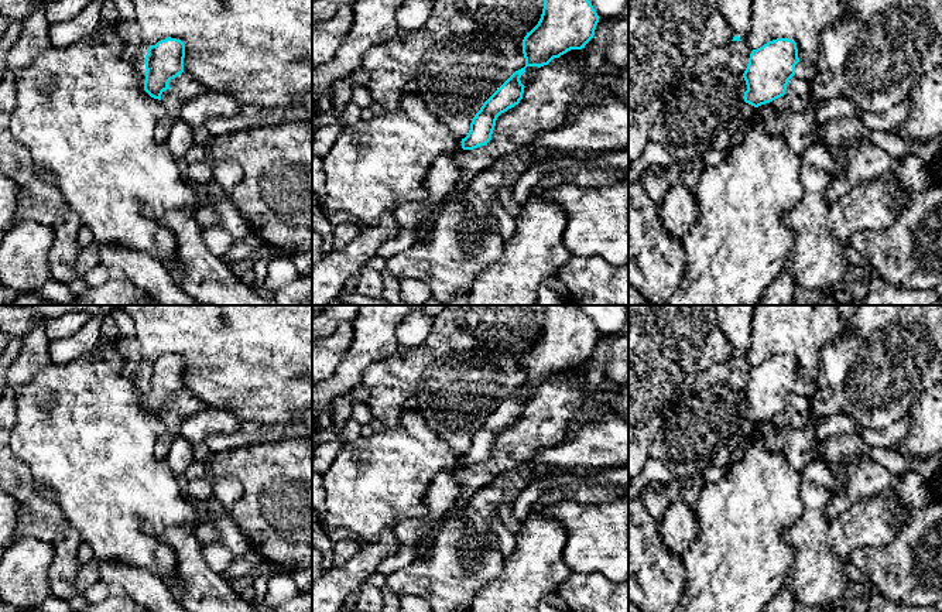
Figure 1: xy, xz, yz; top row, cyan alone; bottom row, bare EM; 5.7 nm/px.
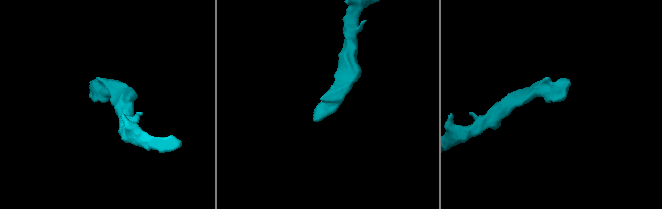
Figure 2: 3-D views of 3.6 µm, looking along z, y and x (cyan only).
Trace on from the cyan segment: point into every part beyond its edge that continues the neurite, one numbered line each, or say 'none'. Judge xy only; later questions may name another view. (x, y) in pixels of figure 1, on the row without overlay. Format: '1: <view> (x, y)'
none

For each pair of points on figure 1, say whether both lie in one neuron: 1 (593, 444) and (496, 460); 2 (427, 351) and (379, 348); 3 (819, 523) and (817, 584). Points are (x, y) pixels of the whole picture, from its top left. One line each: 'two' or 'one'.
1: two
2: two
3: one

